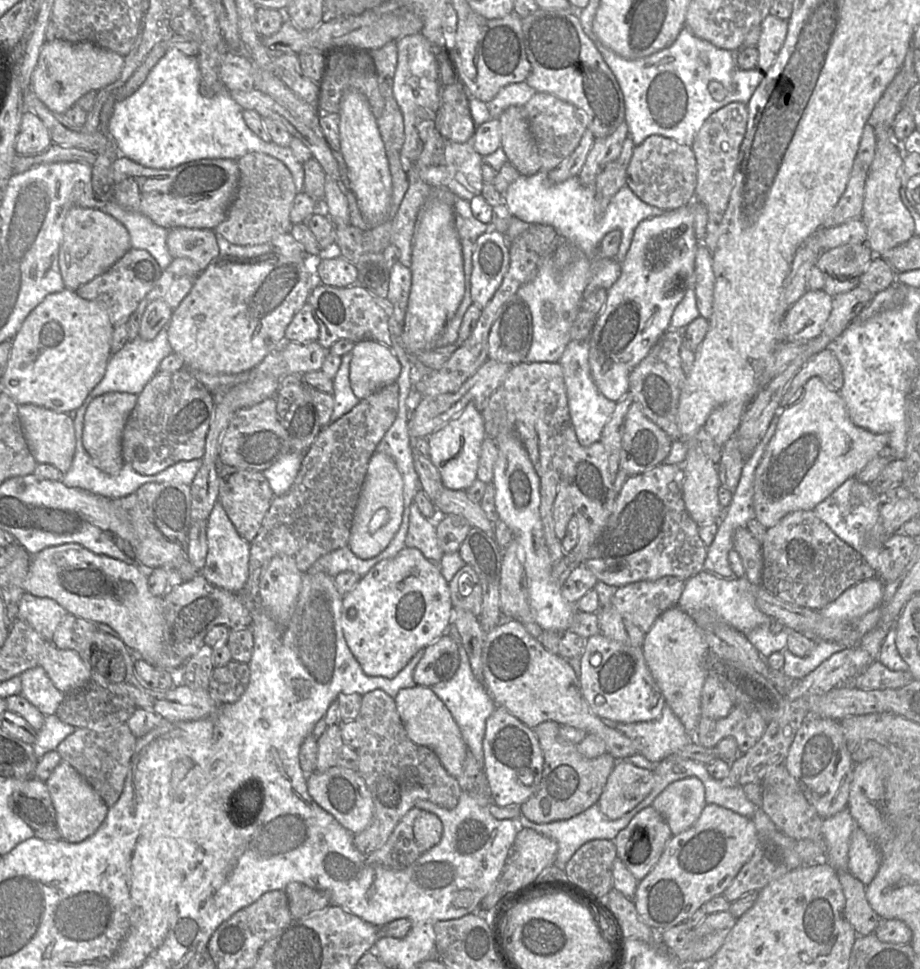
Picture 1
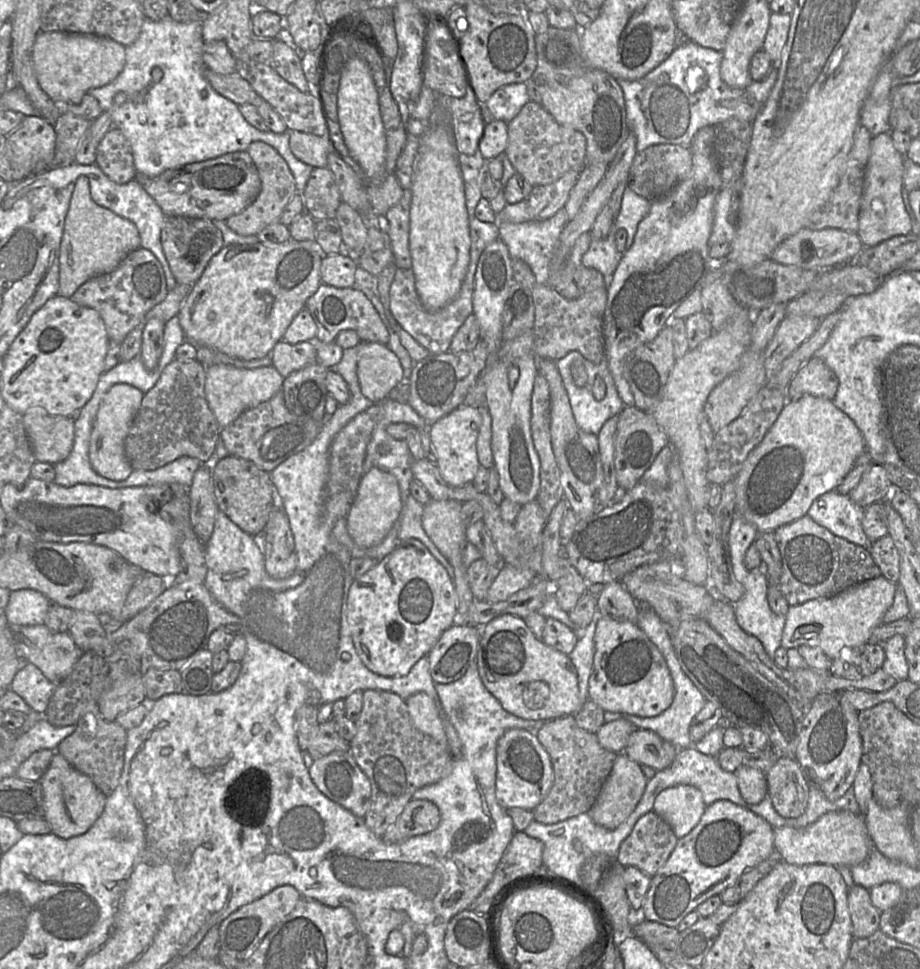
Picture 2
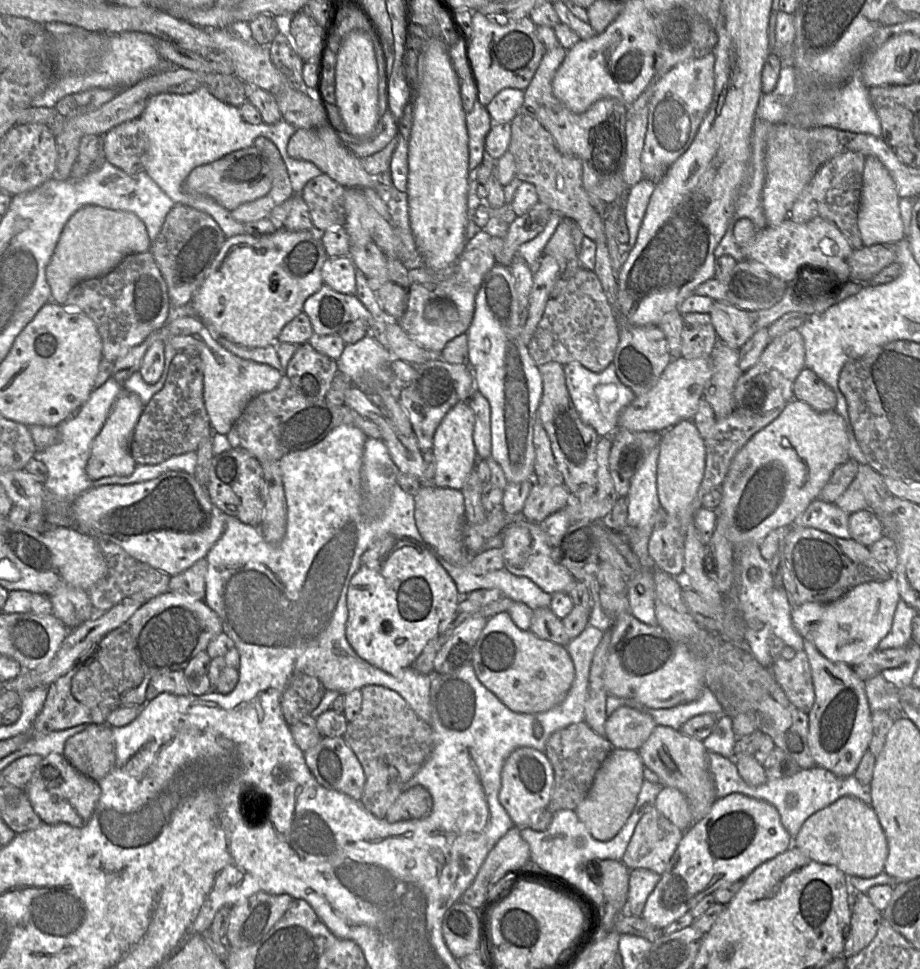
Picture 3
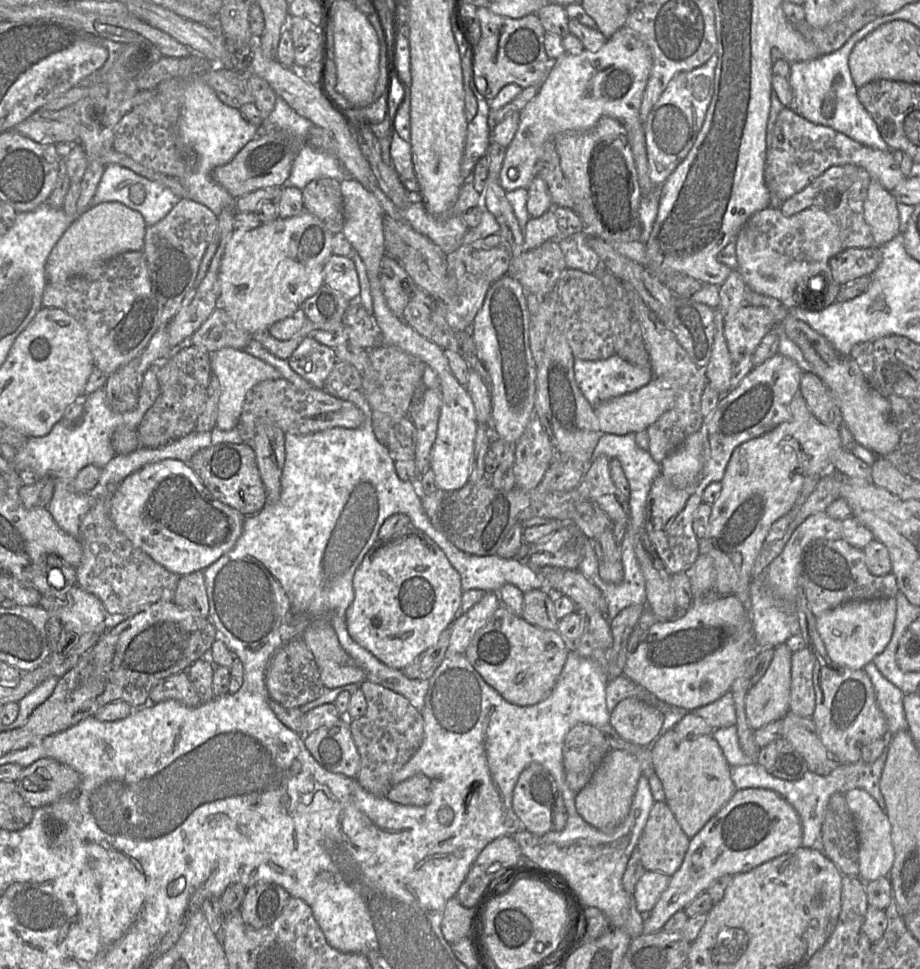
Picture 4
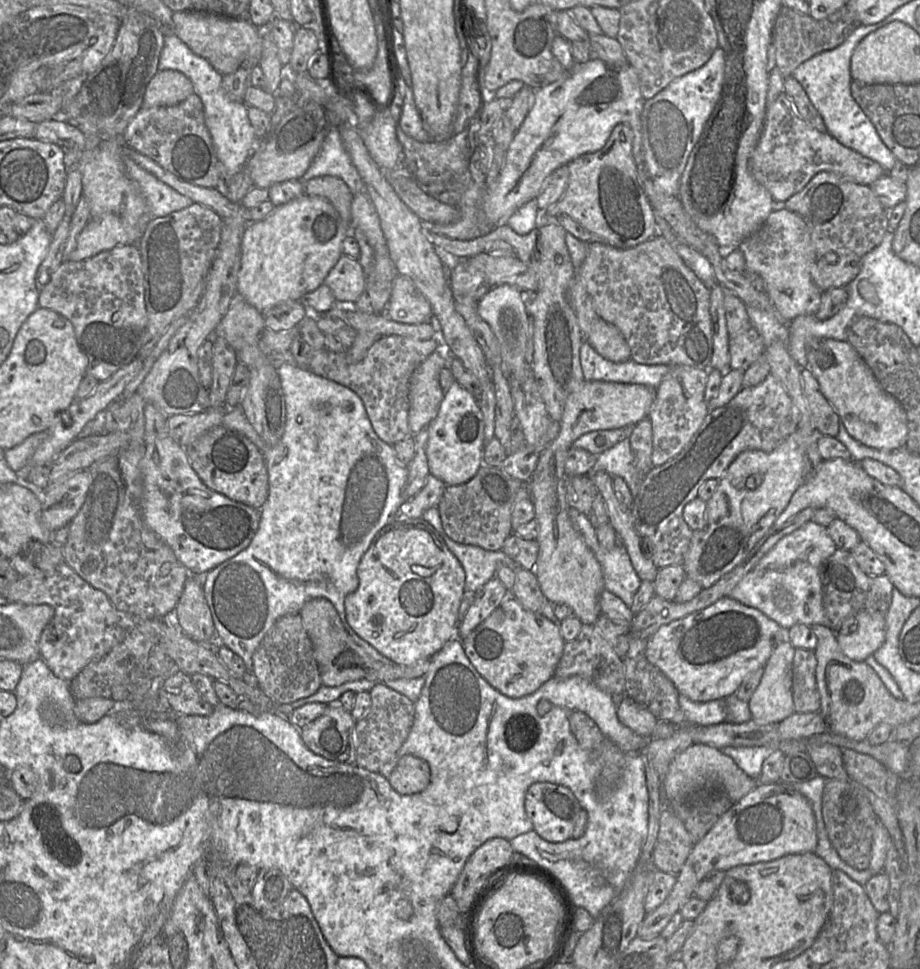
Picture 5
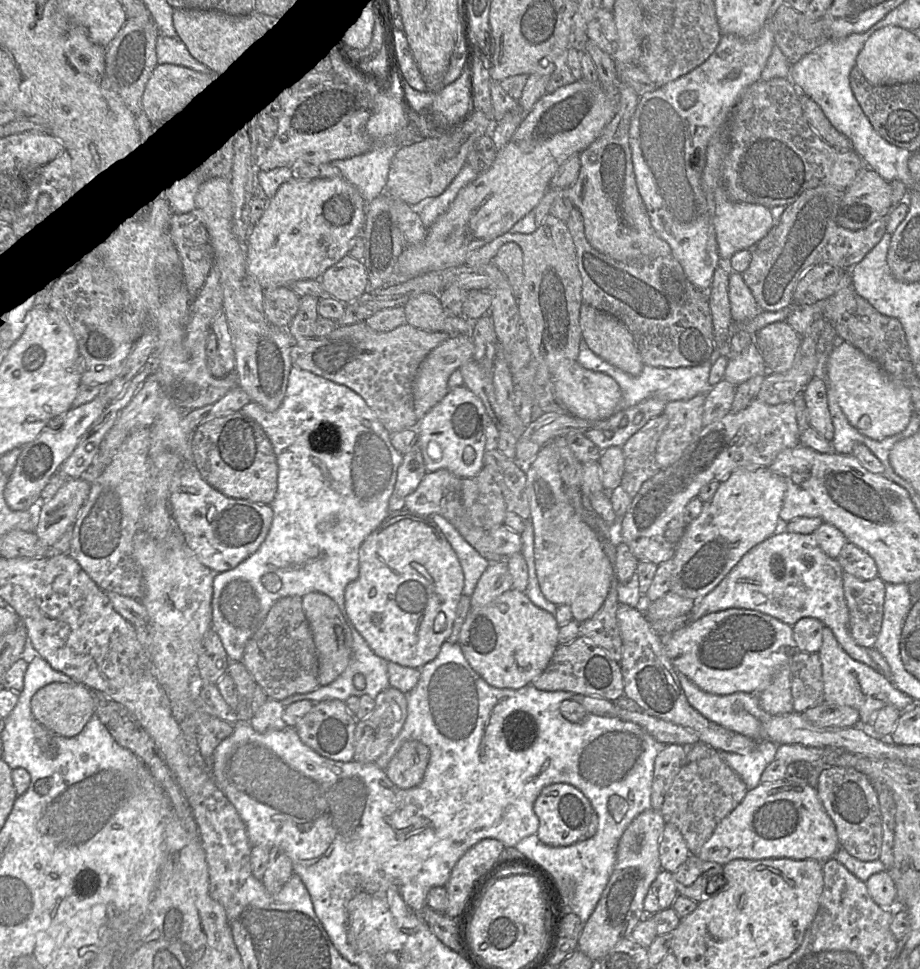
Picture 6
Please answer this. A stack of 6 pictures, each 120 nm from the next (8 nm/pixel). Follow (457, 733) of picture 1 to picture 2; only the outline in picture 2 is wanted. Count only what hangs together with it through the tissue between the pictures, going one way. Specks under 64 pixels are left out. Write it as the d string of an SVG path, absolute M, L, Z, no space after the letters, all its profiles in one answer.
M418 692L405 700L414 727L447 747L448 741L443 727L442 713L434 700L424 692Z

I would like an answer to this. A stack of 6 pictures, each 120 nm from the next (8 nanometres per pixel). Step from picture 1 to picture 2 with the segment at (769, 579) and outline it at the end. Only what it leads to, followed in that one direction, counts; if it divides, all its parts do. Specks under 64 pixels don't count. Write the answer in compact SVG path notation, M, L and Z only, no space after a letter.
M808 515L777 528L774 537L782 561L782 574L776 586L790 606L832 597L850 586L881 575L868 549L834 535Z

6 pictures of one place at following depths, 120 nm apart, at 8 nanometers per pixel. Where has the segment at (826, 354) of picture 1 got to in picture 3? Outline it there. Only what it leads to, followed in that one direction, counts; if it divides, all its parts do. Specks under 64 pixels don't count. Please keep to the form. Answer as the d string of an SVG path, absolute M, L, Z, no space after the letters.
M805 367L793 386L794 399L807 403L817 412L835 410L837 399L834 391L813 370Z

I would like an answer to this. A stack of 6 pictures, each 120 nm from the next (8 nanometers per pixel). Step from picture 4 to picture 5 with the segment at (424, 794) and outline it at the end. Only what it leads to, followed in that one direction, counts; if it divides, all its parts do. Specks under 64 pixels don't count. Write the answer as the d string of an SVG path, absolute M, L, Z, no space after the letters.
M408 754L400 758L388 781L391 787L401 795L422 792L430 783L430 767L428 763L414 755Z

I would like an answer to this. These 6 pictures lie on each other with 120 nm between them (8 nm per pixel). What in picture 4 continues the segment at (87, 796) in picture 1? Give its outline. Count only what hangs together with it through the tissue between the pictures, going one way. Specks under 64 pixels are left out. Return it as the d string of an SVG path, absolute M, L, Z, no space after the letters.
M45 757L23 767L14 782L25 801L36 809L75 794L81 785L81 776L72 767Z

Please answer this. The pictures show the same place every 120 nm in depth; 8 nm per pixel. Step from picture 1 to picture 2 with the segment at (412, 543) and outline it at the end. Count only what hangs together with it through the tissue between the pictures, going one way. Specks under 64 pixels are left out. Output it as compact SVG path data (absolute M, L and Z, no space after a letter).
M410 494L405 506L403 506L403 518L398 532L399 542L410 539L419 540L431 553L431 555L445 568L452 581L454 578L453 568L448 560L434 545L422 526L422 514L424 505L417 502Z

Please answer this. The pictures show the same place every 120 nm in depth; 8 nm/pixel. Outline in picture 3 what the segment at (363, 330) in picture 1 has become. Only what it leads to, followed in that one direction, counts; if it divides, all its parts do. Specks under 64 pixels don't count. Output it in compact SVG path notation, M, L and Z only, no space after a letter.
M325 284L305 300L303 311L317 336L337 334L346 323L355 320L362 320L369 327L372 320L356 295L339 293Z

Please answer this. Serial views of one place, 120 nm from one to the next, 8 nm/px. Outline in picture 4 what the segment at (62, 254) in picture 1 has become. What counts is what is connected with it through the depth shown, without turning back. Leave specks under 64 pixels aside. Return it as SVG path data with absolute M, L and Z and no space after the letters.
M105 202L87 209L69 226L50 253L46 263L47 283L62 283L76 276L100 279L103 266L110 259L128 251L143 251L146 230L141 213L122 203Z

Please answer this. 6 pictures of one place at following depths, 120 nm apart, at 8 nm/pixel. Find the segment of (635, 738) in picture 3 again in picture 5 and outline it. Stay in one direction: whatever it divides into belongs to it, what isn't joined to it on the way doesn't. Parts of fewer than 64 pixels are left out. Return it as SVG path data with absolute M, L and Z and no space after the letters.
M623 697L617 706L618 720L637 735L650 738L658 719L643 705Z

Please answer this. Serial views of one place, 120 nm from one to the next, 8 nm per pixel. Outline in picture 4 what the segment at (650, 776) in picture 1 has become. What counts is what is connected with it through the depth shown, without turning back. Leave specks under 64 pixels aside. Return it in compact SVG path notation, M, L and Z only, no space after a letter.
M610 749L588 784L576 794L577 813L595 829L612 834L628 816L641 775L641 765L634 756L623 750Z

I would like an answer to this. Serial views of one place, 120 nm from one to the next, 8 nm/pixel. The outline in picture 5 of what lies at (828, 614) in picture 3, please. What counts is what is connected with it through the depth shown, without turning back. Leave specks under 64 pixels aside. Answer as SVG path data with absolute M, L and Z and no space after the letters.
M863 611L845 620L836 633L843 654L855 662L864 662L884 643L886 614Z

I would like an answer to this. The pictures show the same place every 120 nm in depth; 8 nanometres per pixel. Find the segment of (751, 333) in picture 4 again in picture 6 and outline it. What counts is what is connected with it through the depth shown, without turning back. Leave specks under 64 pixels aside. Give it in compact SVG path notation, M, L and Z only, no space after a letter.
M755 341L735 356L729 356L724 379L738 386L747 380L769 373Z

